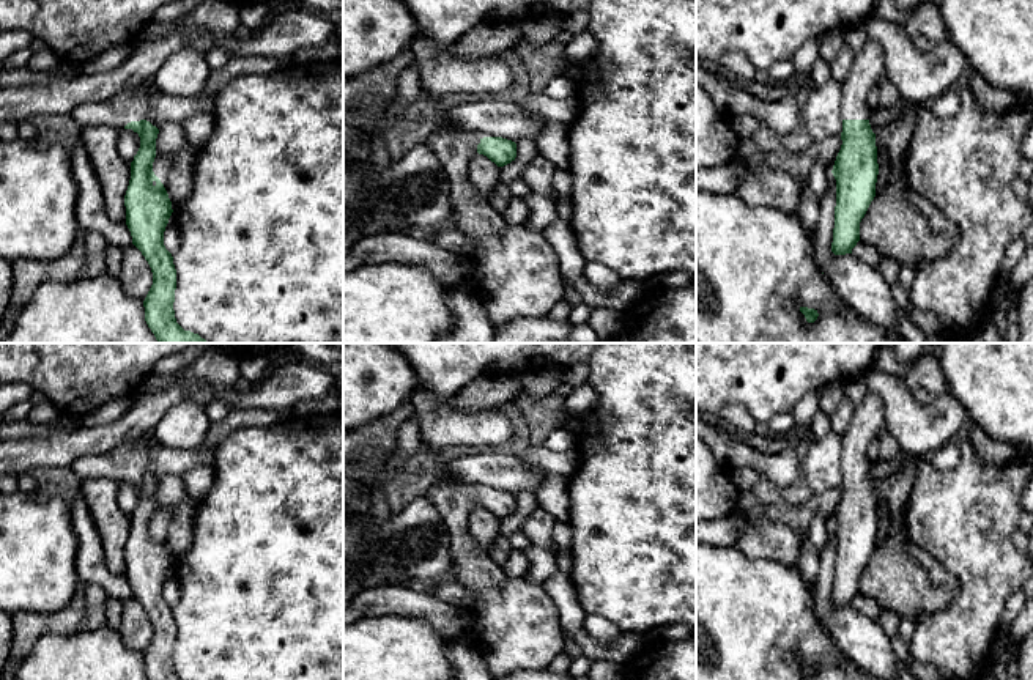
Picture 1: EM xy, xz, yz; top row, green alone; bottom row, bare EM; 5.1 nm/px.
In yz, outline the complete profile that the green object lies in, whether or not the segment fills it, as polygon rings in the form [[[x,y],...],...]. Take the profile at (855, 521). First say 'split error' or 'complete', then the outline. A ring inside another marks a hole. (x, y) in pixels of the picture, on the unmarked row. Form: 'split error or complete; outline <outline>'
split error; outline [[[869,390],[855,406],[847,431],[842,434],[841,502],[833,518],[836,559],[831,604],[852,606],[860,593],[860,575],[876,549],[879,527],[876,486],[871,482],[868,445],[883,427],[883,398]]]

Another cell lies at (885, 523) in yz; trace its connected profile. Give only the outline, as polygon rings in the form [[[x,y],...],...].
[[[885,501],[877,505],[877,516],[879,516],[879,527],[876,535],[876,546],[883,543],[893,530],[891,510]]]

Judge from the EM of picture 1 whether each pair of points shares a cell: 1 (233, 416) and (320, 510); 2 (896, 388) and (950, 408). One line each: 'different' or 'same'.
1: different
2: same

